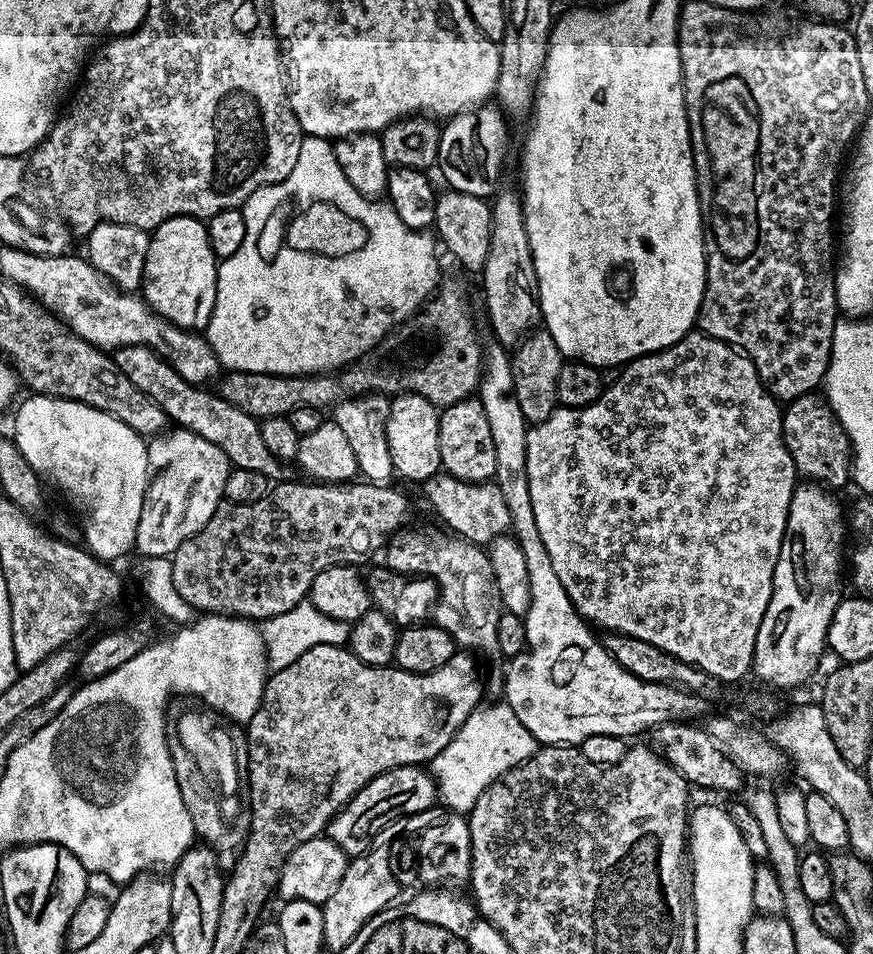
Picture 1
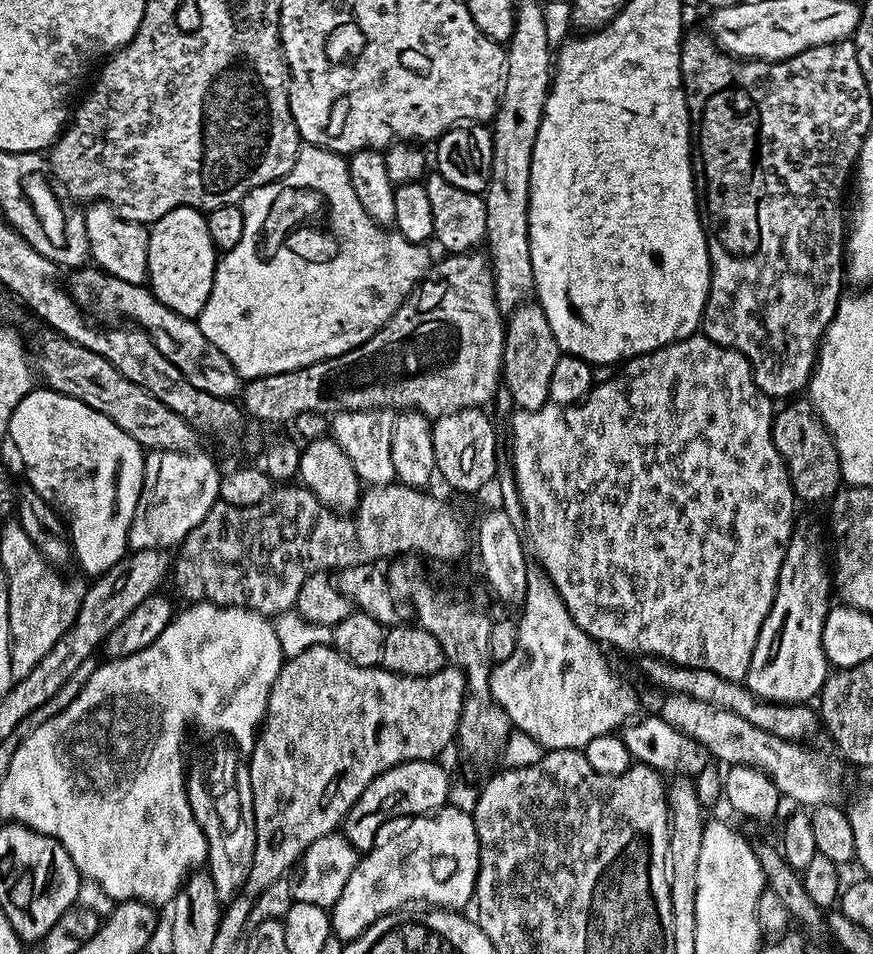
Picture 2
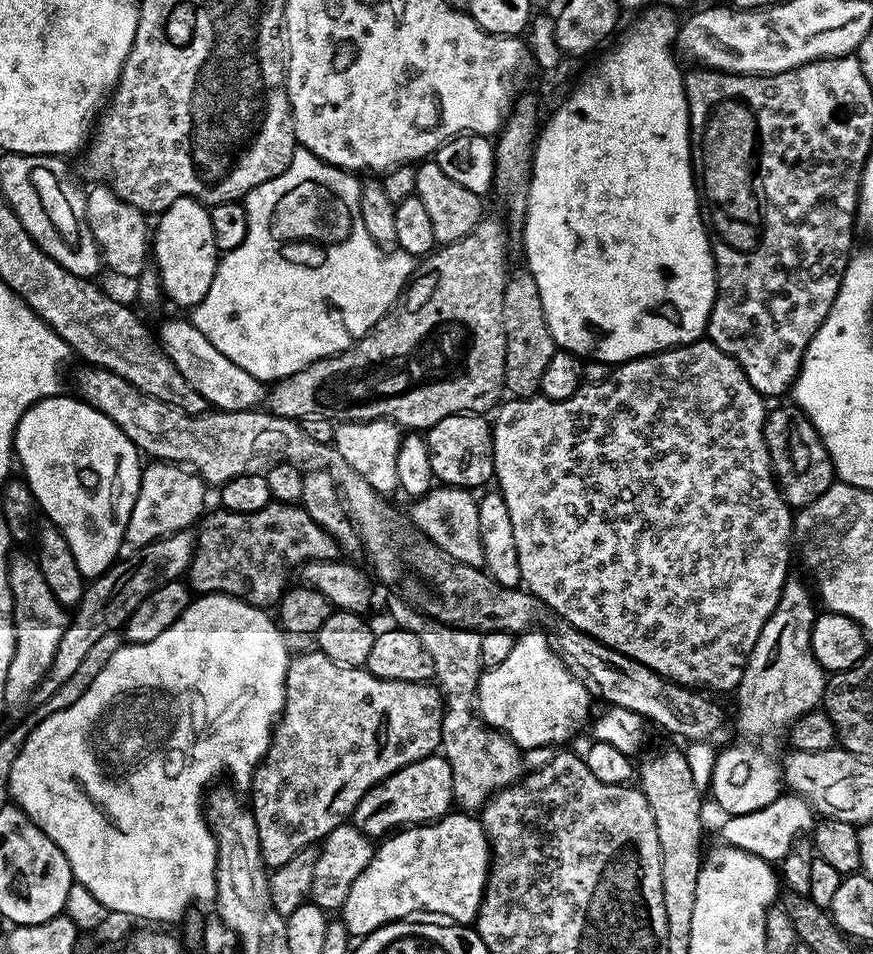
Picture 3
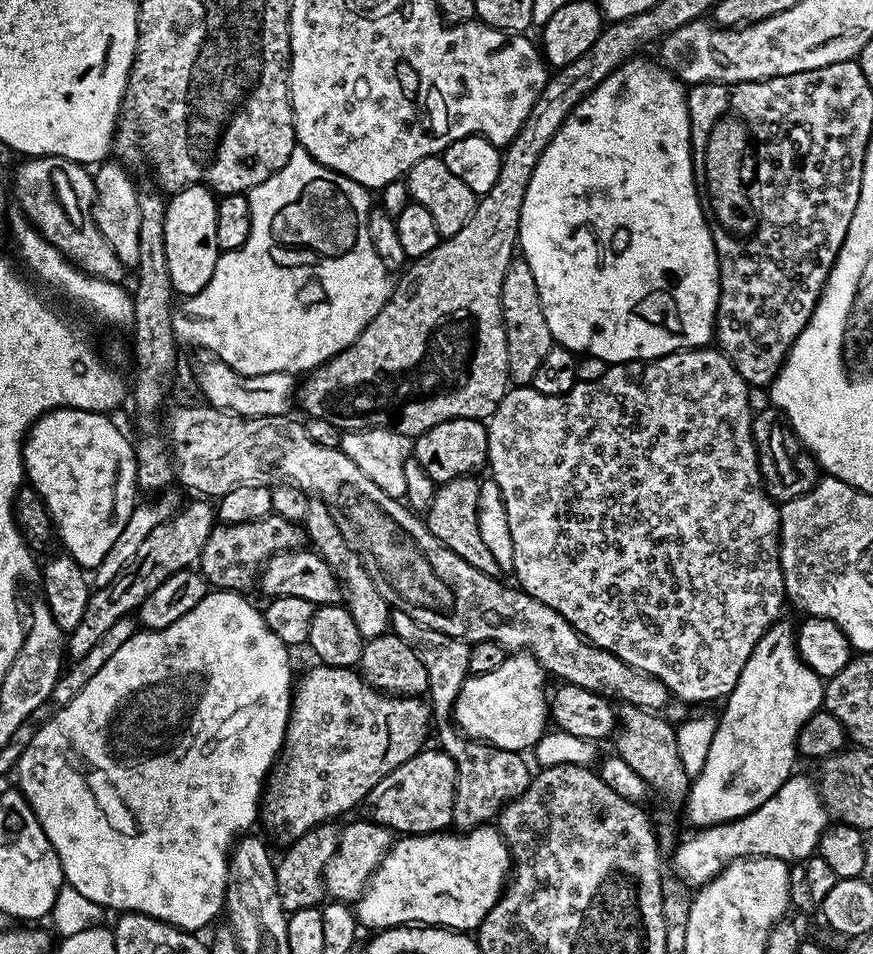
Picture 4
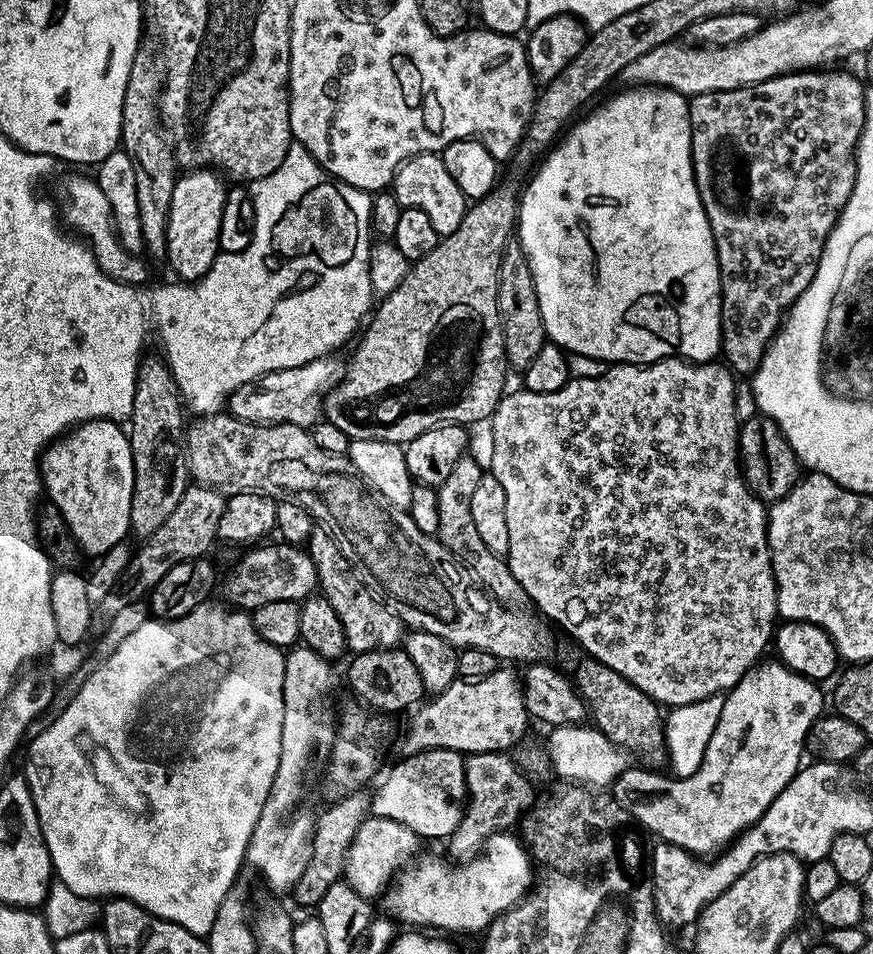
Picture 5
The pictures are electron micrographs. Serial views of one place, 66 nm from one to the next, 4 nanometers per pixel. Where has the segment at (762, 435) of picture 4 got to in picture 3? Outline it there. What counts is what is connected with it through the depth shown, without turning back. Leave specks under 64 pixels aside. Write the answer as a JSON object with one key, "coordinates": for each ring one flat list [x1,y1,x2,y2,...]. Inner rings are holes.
{"coordinates":[[776,408,764,417,764,437,770,454,772,471,784,500,793,509,806,507,814,498,824,493,834,483,832,459,814,426,802,409]]}

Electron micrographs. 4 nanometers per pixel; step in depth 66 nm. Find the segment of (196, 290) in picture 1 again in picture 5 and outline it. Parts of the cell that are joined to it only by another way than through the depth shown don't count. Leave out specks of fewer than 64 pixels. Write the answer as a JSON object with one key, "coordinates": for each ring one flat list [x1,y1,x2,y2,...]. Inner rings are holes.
{"coordinates":[[188,170,176,181,168,219,167,263,172,264,181,281,195,282,202,279,220,252,218,226,222,226,222,206,226,191,223,182,212,170]]}

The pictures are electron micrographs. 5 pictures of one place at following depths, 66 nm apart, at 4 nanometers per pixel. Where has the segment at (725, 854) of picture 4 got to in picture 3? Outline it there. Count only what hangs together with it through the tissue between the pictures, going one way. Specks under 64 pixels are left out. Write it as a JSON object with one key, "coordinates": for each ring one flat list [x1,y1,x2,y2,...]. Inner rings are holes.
{"coordinates":[[781,794,774,802,750,814,728,816,725,821,720,828,720,836,724,839,721,841,725,845,741,848,769,862,779,862,792,849,793,844,813,827,814,813,802,797,795,794]]}

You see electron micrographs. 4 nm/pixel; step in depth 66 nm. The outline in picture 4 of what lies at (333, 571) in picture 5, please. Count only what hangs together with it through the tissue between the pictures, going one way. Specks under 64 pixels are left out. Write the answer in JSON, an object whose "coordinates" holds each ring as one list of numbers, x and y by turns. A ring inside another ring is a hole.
{"coordinates":[[309,499,302,527,307,543,327,562,330,570,334,570,342,589,343,603,358,626,358,634,362,634,365,641,385,635,390,628,390,606,384,601,382,594,378,594,370,574,364,569,364,563,358,558,358,554,354,554,354,550,350,550,346,538,342,538,342,530,338,530,338,522,334,522,332,512,320,499]]}

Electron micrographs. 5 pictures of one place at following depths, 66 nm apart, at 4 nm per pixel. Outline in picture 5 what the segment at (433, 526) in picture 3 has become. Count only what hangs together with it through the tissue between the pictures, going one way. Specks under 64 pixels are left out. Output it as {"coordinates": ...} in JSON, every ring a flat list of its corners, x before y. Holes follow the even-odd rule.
{"coordinates":[[465,454,458,462,458,466,454,466,454,470,450,470,448,481,439,485,440,531,438,539,472,573,476,583,485,592,505,606,520,606,523,605,520,603,525,603,526,600,522,582,518,582,518,578,514,578,507,559,494,554,494,550,490,550,490,546,486,546,486,542,482,542,482,538,478,534,478,526,474,526,474,518,470,515,470,501,478,486,478,478,482,478,485,474,485,469,480,468,479,462,472,457,472,454]]}

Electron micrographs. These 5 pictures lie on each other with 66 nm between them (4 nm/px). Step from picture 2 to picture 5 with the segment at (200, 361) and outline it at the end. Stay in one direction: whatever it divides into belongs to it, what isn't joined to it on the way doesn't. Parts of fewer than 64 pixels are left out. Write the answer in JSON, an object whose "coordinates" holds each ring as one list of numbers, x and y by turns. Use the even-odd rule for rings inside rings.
{"coordinates":[[336,354,319,356,314,362,304,364,300,368,267,372,265,376,257,376,250,383,243,384,241,388,232,392,226,405,227,411,251,424,293,424,299,428,311,429,312,425,321,419,322,401,325,394,344,376,346,364,338,357,339,355]]}

